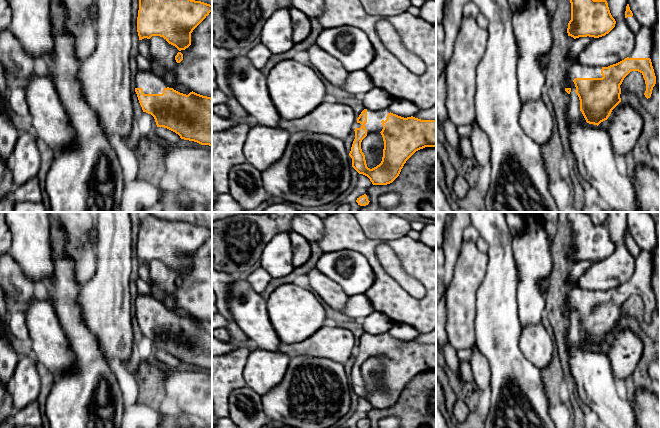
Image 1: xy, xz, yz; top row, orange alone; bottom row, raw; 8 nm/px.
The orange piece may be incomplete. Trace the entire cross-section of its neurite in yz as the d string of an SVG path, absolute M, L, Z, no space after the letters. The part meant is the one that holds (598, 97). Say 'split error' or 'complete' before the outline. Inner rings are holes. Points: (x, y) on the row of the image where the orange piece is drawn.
split error; M629 4L626 6L625 21L635 36L635 47L624 60L607 66L595 67L573 64L564 77L565 91L573 88L580 100L580 111L589 124L599 125L608 119L612 110L621 102L621 84L631 71L643 75L646 84L645 97L651 97L656 76L651 62L652 32L642 27L633 16Z

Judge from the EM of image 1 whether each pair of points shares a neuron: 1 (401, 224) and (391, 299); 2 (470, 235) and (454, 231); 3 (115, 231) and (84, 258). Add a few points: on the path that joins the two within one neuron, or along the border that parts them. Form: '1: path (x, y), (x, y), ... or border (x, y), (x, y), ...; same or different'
1: border (406, 235), (398, 238); different
2: border (470, 224), (463, 231), (463, 239); different
3: border (96, 251), (96, 271), (93, 274); different

